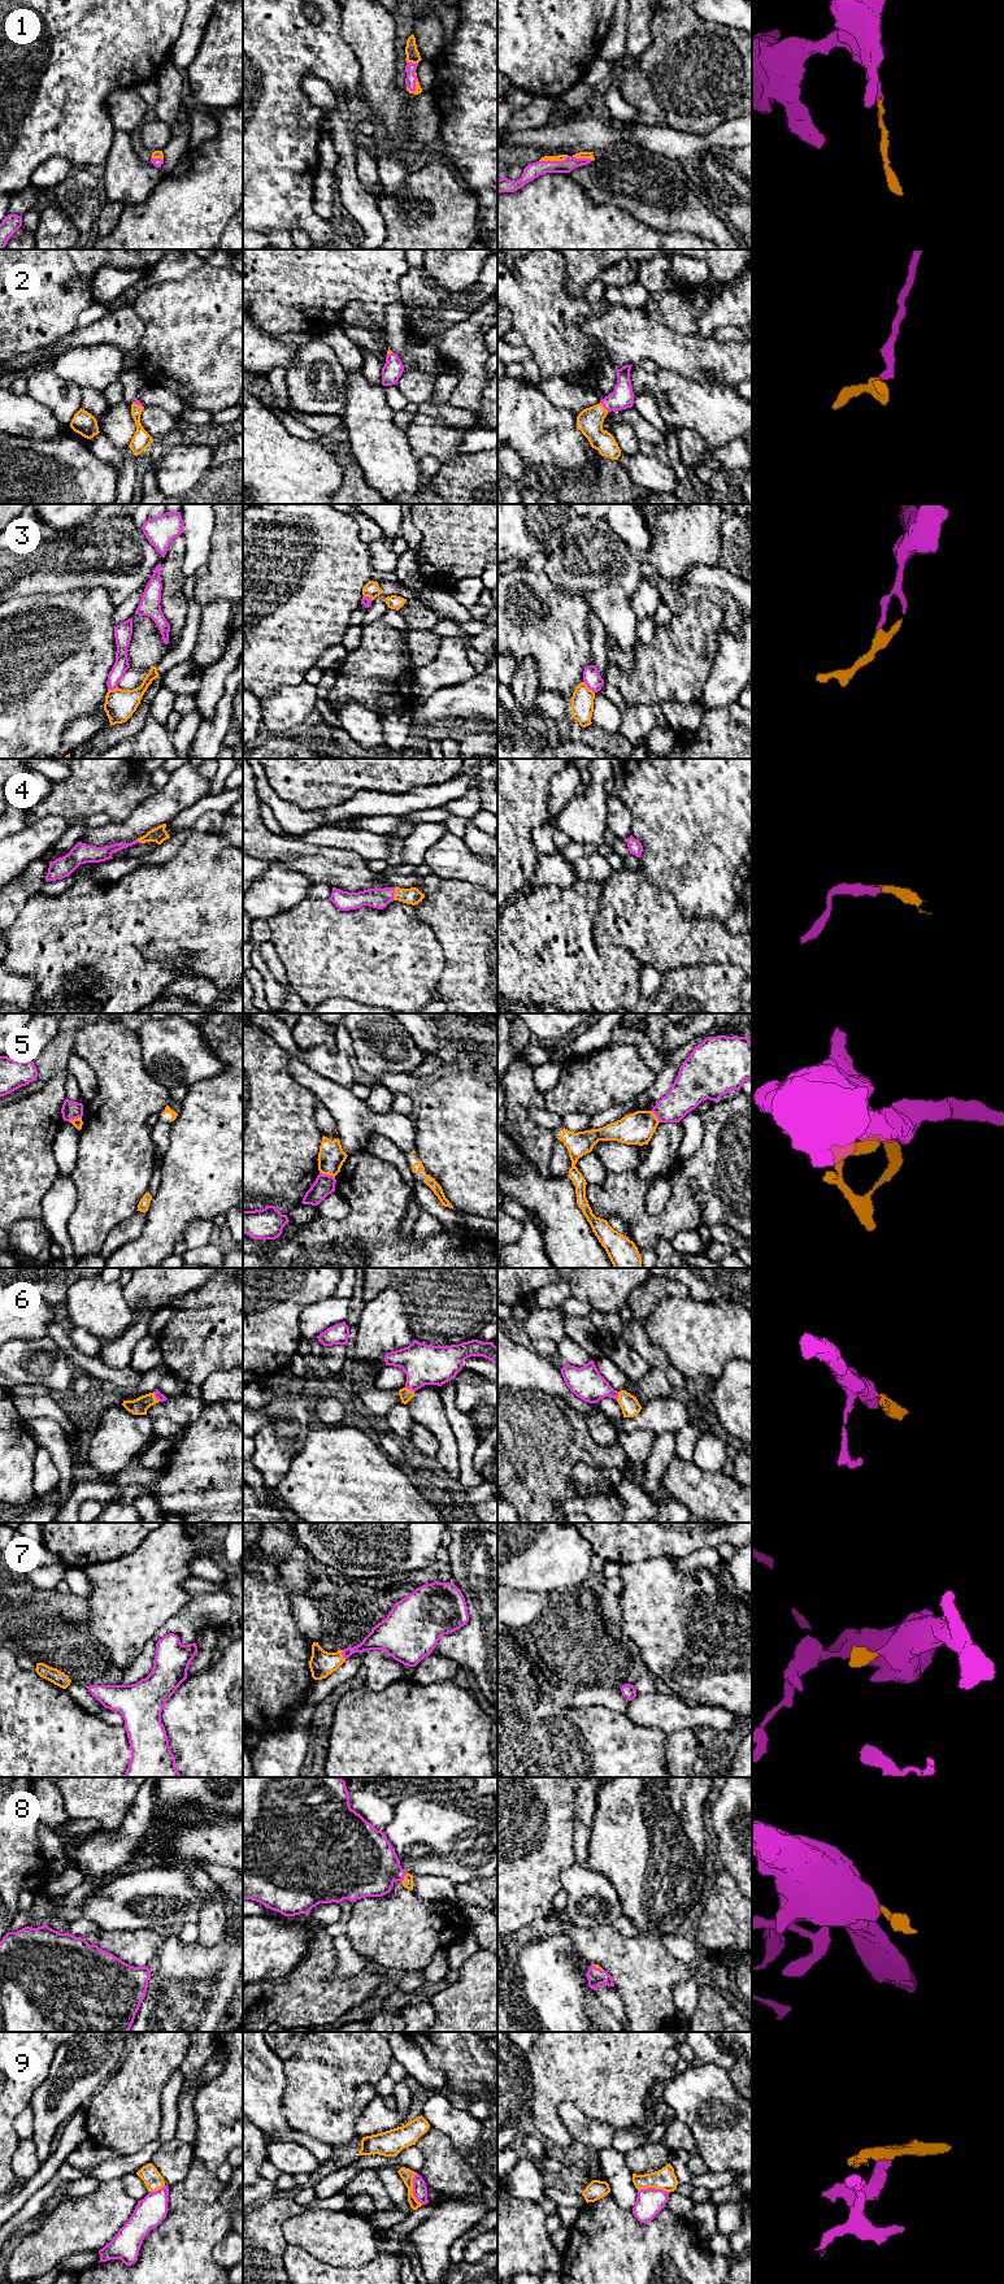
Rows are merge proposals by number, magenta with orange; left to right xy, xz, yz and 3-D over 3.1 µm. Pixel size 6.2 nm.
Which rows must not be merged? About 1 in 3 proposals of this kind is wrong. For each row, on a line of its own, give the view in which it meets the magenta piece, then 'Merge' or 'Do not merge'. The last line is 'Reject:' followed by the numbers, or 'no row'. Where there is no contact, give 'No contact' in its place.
1: Touches magenta in yz. Merge
2: Touches magenta in yz. Merge
3: Touches magenta in yz. Merge
4: Touches magenta in xz. Merge
5: Touches magenta in xz. Do not merge
6: Touches magenta in xz. Merge
7: Touches magenta in xz. Merge
8: Touches magenta in xz. Merge
9: Touches magenta in xz. Do not merge
Reject: 5, 9

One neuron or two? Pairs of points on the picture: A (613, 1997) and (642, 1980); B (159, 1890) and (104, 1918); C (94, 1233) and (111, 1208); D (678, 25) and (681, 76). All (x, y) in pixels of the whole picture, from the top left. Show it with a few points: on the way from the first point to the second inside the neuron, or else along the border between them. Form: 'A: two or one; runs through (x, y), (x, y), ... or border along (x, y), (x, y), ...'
A: two; border along (614, 1985), (622, 2006), (622, 2014), (626, 2018)
B: one; runs through (146, 1893), (137, 1893), (117, 1905)
C: one; runs through (94, 1227), (104, 1215)
D: one; runs through (679, 38), (681, 63)

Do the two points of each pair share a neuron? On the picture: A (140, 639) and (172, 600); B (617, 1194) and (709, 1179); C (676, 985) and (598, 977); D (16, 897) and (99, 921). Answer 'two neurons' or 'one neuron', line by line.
A: two neurons
B: one neuron
C: two neurons
D: two neurons

